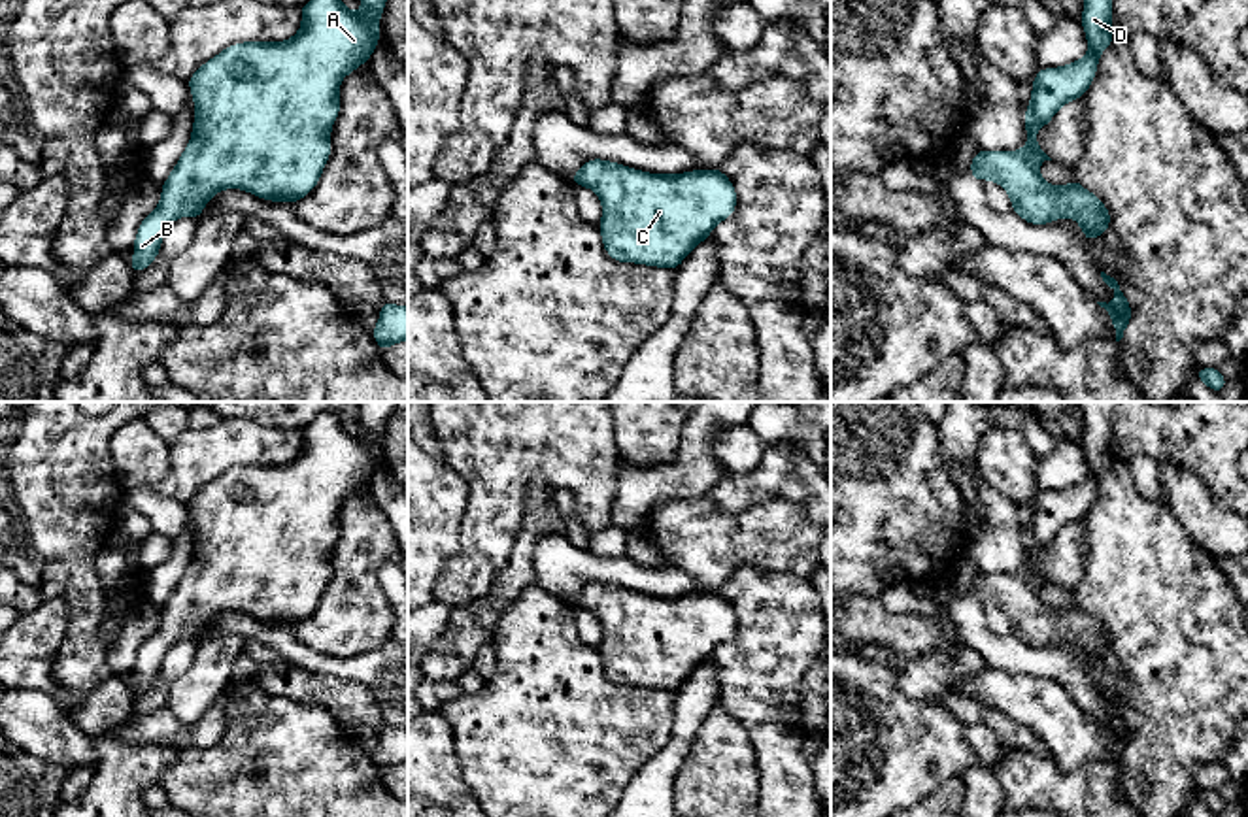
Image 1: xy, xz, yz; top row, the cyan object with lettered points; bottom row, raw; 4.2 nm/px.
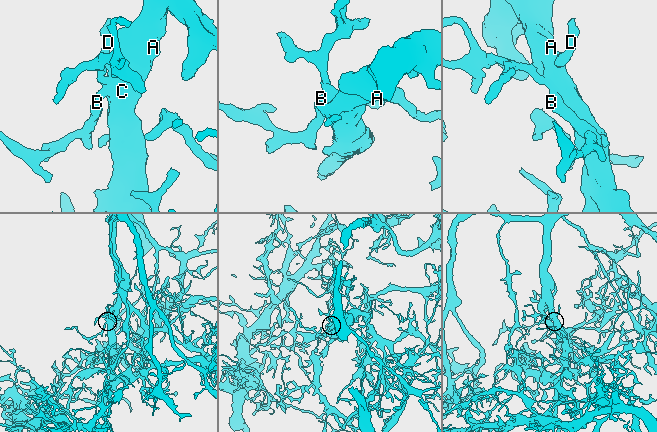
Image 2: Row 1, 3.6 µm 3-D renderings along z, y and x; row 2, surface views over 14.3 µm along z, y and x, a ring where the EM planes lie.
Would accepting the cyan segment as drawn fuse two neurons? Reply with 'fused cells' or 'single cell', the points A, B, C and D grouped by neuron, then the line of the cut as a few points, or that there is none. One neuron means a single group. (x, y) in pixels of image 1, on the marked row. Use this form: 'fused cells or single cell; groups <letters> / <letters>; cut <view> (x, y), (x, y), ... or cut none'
single cell; groups A B C D; cut none

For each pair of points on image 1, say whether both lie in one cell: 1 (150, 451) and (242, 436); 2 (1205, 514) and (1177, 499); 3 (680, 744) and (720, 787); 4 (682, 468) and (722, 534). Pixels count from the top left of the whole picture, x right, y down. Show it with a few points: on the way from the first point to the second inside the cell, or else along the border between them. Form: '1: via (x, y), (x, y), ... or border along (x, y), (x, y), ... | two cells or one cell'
1: border along (170, 442), (168, 470), (151, 483) | two cells
2: via (1197, 508), (1184, 499) | one cell
3: border along (708, 712), (676, 774), (673, 793) | two cells
4: border along (705, 493), (693, 499), (667, 499), (656, 506) | two cells

